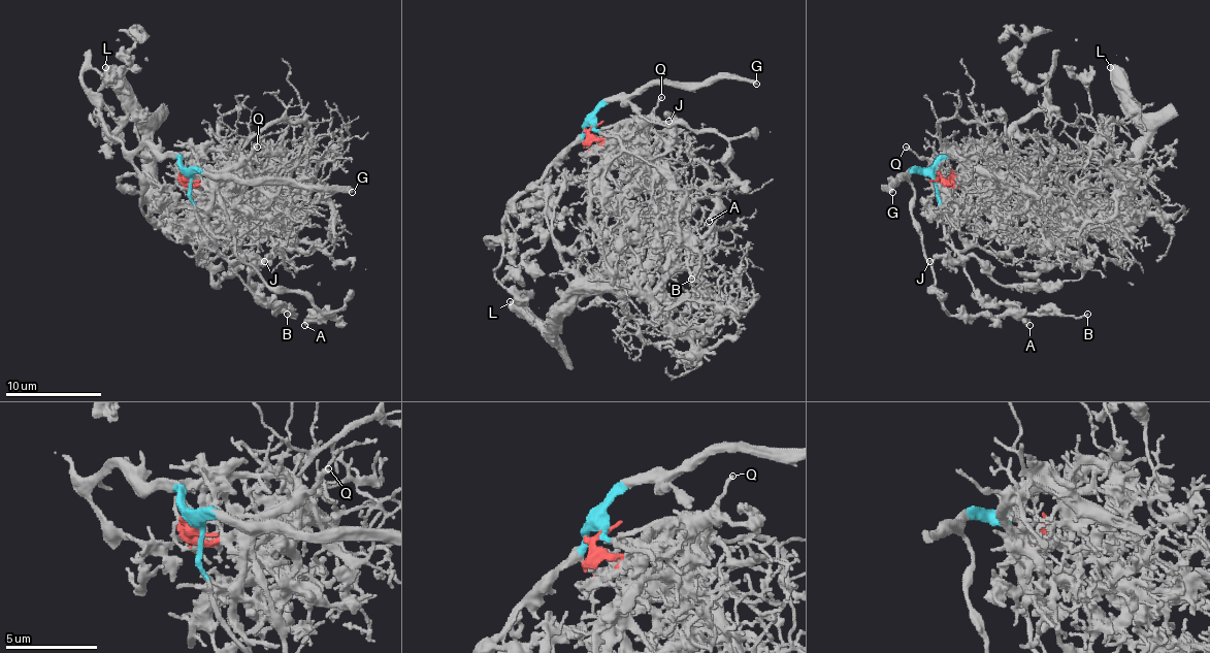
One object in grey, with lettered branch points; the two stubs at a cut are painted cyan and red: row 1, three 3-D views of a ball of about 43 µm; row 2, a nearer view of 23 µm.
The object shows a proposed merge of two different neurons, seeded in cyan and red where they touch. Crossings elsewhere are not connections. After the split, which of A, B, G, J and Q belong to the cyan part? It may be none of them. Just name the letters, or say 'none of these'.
A, B, G, J

